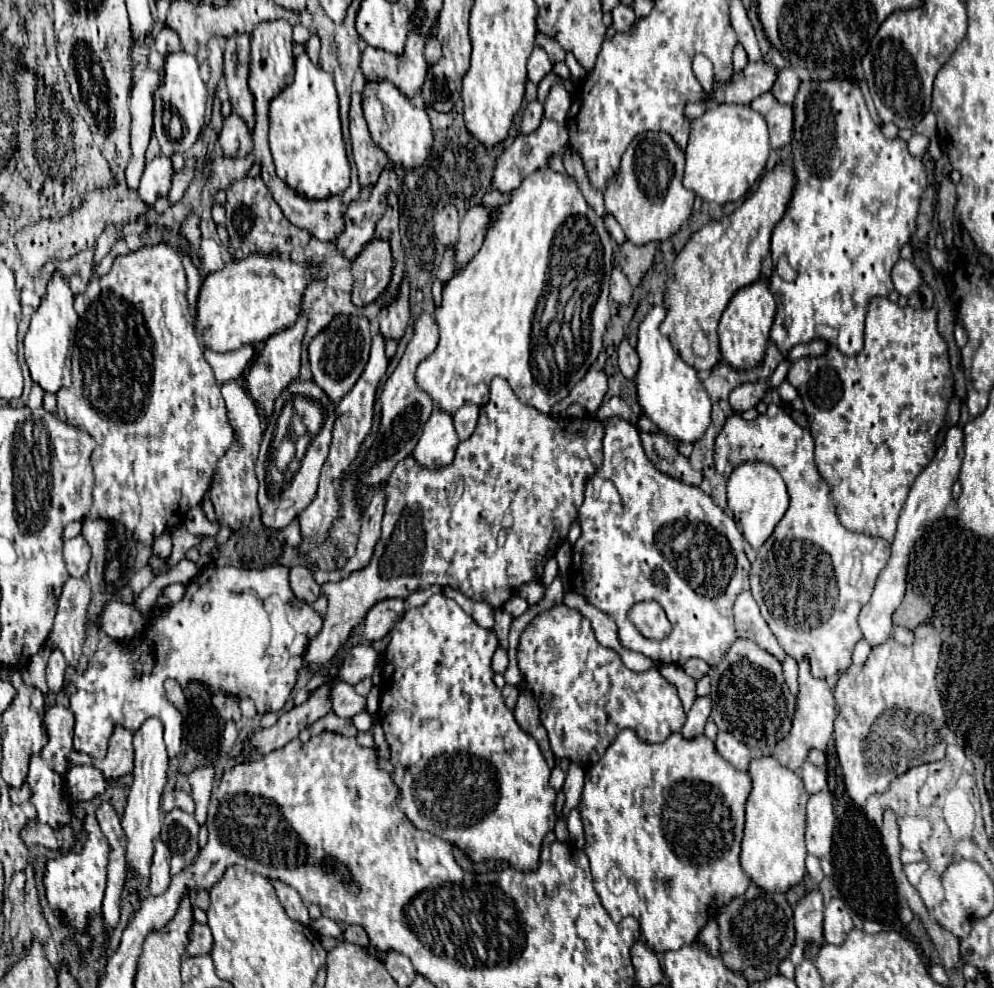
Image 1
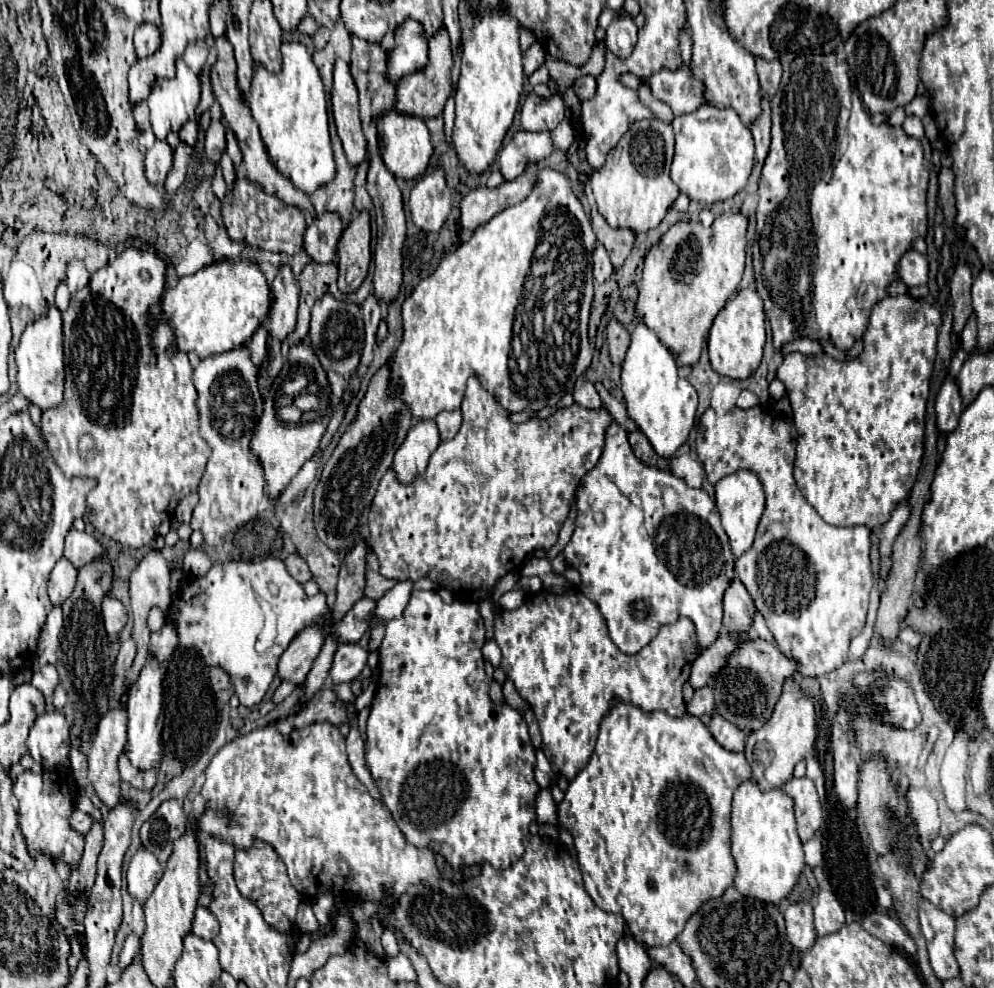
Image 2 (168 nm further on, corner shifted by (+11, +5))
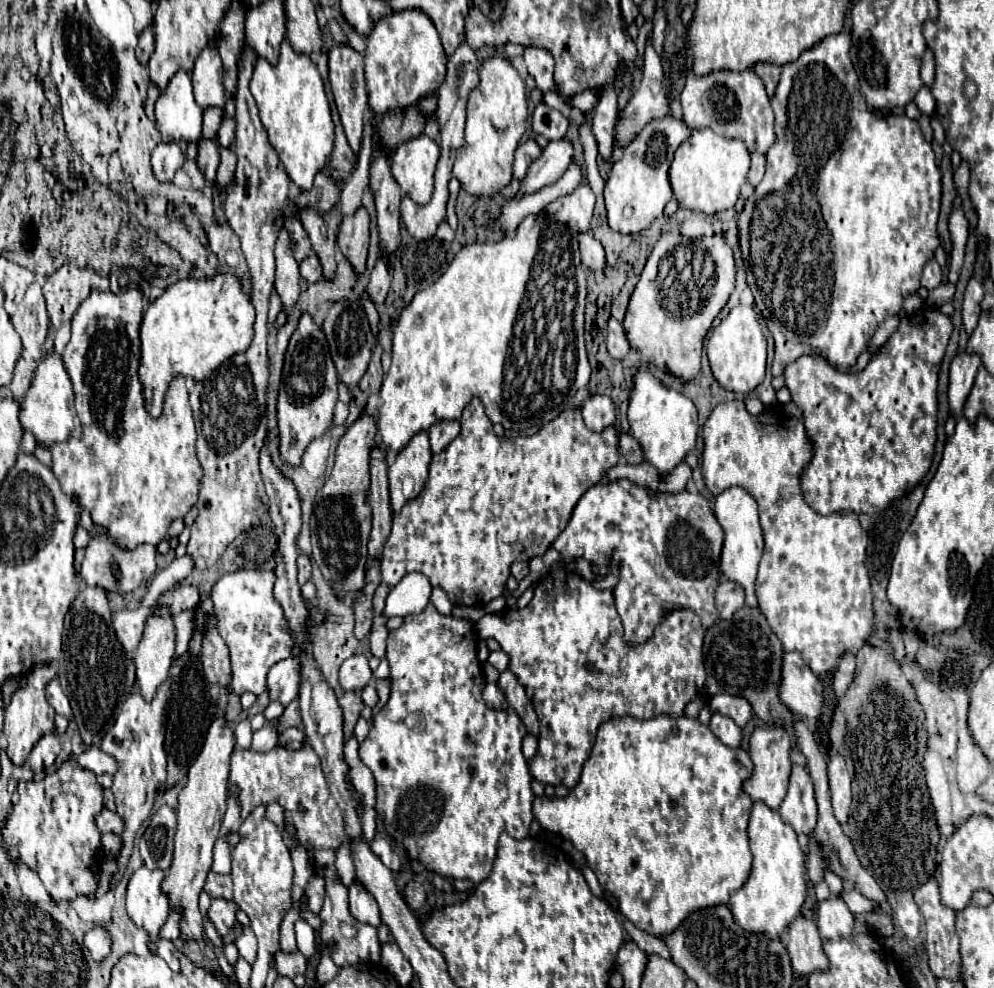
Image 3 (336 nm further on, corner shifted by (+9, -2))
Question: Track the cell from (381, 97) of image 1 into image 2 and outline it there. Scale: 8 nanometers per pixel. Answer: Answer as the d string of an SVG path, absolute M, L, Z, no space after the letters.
M394 108L378 116L378 146L386 168L396 178L404 178L404 180L412 180L418 174L422 174L432 156L432 142L424 120L414 118L410 114L398 114L398 110Z

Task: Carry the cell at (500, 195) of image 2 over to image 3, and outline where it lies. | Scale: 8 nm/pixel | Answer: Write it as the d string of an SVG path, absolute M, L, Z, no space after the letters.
M566 137L560 141L550 141L542 149L542 155L530 165L526 177L522 179L518 197L526 195L526 193L534 193L546 185L556 183L562 177L562 173L566 171L566 167L570 165L572 155L574 155L572 143Z

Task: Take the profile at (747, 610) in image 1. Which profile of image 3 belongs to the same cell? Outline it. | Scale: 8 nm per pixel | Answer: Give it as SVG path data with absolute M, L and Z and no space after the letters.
M722 579L716 587L716 607L724 619L732 617L738 609L744 607L744 591L740 585Z

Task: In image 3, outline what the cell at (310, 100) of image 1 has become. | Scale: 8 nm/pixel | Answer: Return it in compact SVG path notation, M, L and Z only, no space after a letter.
M282 41L280 59L276 65L270 65L262 57L256 61L250 91L256 99L262 125L268 131L268 139L278 151L290 181L294 181L304 191L312 189L314 175L326 167L334 147L330 105L316 65L306 55L298 55L288 45L288 41Z

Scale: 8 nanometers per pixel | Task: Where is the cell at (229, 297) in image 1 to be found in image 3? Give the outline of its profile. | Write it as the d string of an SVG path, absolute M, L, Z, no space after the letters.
M230 273L212 279L178 279L154 299L140 323L140 385L144 389L144 409L150 417L160 417L164 393L174 377L202 381L226 359L244 353L254 335L254 307L244 295L242 283Z

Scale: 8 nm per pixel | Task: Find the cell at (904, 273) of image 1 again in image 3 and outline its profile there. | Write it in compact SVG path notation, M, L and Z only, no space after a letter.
M932 259L932 261L928 261L928 265L924 267L924 273L922 273L920 283L922 283L928 291L932 291L934 287L940 285L940 281L942 281L942 269L940 269L940 265Z

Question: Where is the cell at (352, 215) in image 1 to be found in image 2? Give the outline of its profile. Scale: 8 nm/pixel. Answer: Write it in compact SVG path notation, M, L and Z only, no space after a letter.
M322 212L316 216L304 236L304 248L318 264L330 264L336 258L338 240L346 228L346 222L336 212Z

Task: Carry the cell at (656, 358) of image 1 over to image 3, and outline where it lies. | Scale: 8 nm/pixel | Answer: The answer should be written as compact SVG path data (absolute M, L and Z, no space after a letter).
M646 367L640 369L634 379L634 391L630 395L630 407L628 407L628 421L632 437L640 443L644 451L644 459L658 469L660 479L666 479L672 473L672 469L684 461L686 453L696 445L698 415L694 403L686 399L682 393L664 387L648 373Z

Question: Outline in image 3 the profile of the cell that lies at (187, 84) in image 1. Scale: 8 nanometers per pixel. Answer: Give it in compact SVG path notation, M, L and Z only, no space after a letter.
M180 69L156 101L156 125L162 141L198 141L202 135L202 109L192 95L192 83Z

